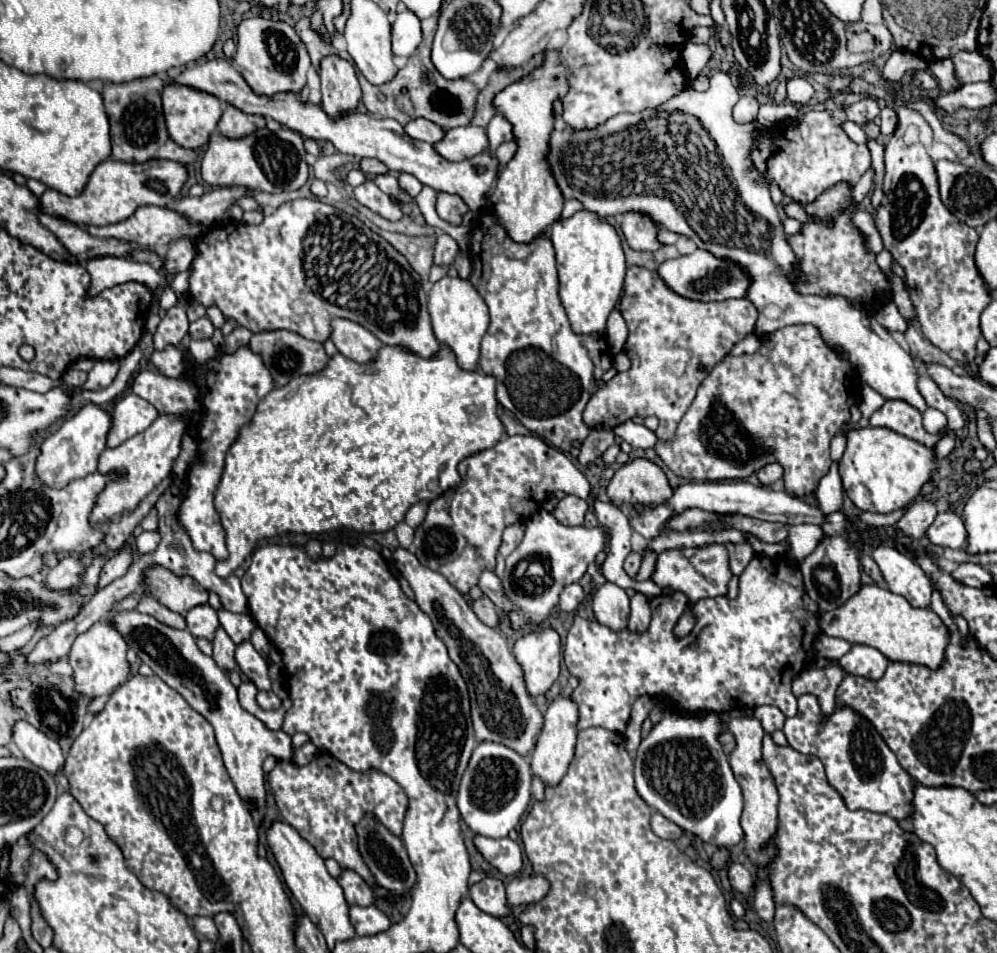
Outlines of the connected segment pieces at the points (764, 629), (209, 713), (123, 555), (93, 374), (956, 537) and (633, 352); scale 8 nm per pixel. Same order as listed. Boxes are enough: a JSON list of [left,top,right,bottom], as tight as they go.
[[565,554,819,732],[109,610,291,824],[99,544,133,588],[83,360,119,390],[925,512,965,548],[583,266,759,438]]

